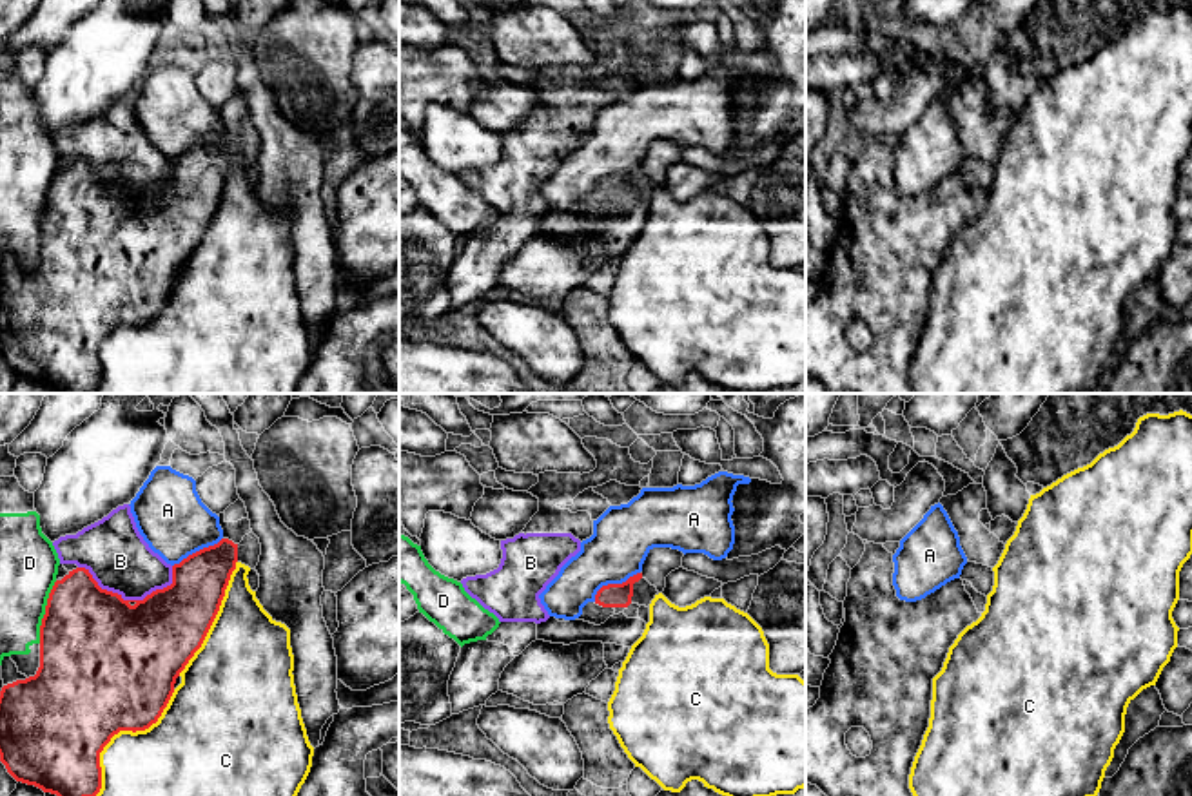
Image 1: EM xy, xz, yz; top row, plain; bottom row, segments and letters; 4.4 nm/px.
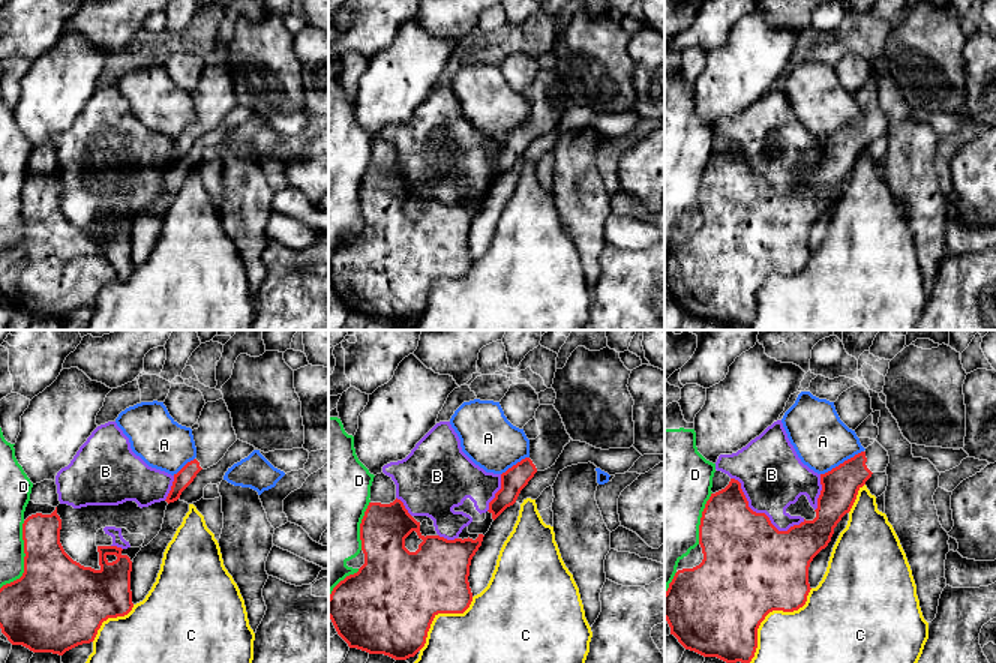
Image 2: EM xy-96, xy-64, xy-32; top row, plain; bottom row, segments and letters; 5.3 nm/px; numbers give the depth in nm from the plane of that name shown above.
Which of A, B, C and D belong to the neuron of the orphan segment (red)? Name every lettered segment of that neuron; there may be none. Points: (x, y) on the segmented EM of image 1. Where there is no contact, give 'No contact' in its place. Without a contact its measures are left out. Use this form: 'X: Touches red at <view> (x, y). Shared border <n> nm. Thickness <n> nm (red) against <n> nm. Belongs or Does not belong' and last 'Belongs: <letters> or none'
A: Touches red at xz (614, 584). Shared border 240 nm. Thickness 110 nm (red) against 280 nm. Does not belong
B: Touches red at xy (126, 601). Shared border 440 nm. Thickness 500 nm (red) against 280 nm. Does not belong
C: Touches red at xy (120, 729). Shared border 600 nm. Thickness 500 nm (red) against 320 nm. Does not belong
D: Touches red at xy (46, 611). Shared border 300 nm. Thickness 480 nm (red) against 260 nm. Does not belong
Belongs: none

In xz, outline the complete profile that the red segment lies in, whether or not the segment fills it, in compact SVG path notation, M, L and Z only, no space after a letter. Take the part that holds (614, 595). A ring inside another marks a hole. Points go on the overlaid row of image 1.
M671 548L650 549L642 571L622 584L602 586L595 595L595 604L602 607L628 607L633 597L633 584L640 578L646 578L659 593L662 593L666 587L666 577L682 568L682 557L682 551Z

